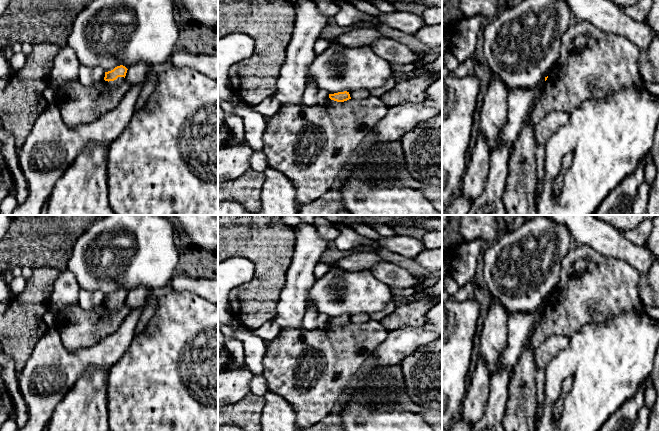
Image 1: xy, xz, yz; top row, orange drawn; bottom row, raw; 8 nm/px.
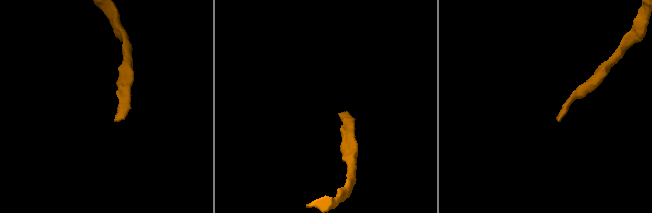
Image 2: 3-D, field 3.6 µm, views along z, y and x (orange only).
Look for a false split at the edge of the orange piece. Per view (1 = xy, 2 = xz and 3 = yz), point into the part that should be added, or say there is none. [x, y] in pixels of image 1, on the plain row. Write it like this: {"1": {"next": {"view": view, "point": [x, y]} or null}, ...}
{"1": {"next": {"view": "xy", "point": [116, 306]}}, "2": {"next": null}, "3": {"next": null}}

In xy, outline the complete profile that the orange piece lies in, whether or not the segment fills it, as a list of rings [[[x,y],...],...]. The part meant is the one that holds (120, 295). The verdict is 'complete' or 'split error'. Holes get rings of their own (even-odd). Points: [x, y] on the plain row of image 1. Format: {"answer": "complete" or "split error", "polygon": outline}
{"answer": "split error", "polygon": [[[123,289],[115,291],[113,294],[105,296],[104,304],[109,306],[109,311],[118,310],[125,303],[127,292]]]}

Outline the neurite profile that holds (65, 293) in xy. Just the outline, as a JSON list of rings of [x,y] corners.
[[[69,270],[62,271],[53,284],[52,309],[60,312],[66,307],[78,304],[80,289],[75,275]]]

